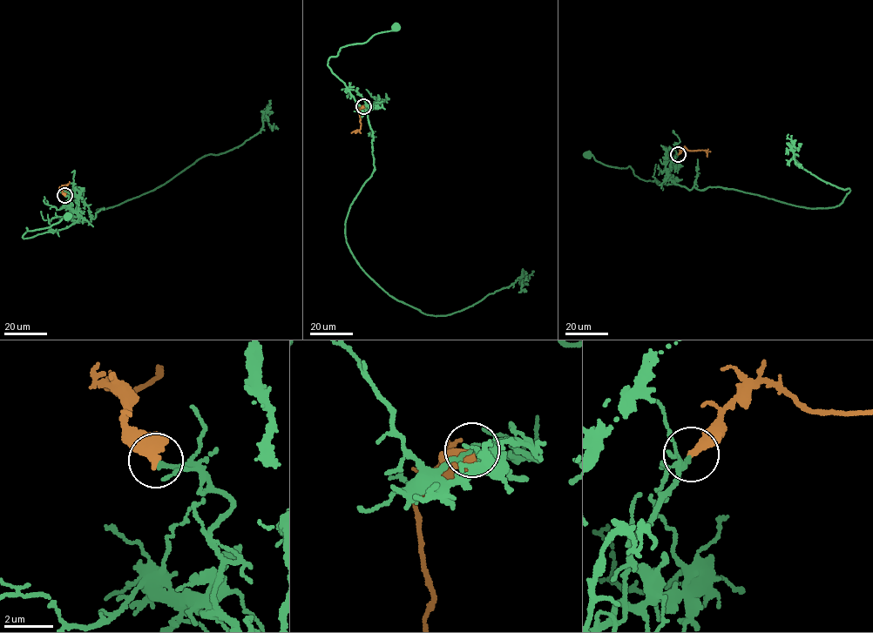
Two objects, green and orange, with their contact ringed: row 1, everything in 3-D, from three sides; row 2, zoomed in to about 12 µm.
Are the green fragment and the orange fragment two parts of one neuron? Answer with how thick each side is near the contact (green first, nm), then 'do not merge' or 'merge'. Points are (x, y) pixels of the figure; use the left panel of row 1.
190/440 nm | merge

